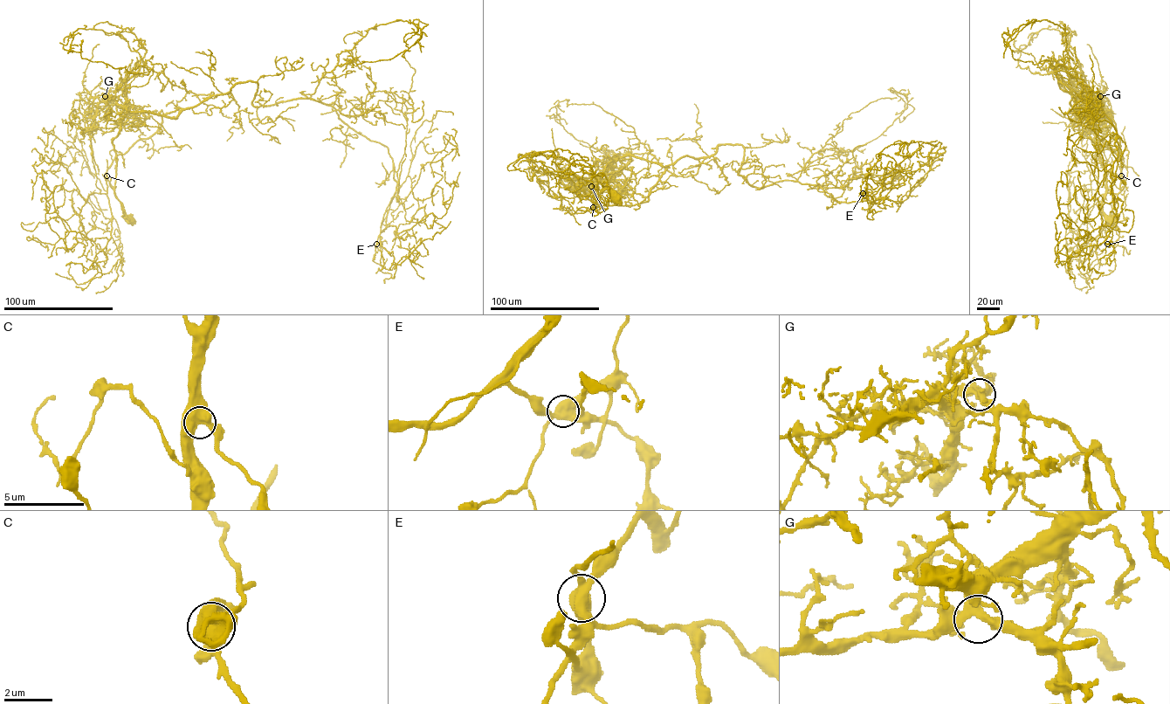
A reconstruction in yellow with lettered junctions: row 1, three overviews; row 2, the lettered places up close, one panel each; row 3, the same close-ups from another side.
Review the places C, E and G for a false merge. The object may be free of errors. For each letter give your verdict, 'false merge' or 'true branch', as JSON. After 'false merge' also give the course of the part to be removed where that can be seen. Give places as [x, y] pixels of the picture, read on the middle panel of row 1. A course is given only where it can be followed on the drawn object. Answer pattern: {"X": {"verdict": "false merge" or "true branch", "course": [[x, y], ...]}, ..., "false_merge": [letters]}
{"C": {"verdict": "true branch"}, "E": {"verdict": "false merge", "course": [[863, 193], [865, 198], [877, 191]]}, "G": {"verdict": "true branch"}, "false_merge": ["E"]}

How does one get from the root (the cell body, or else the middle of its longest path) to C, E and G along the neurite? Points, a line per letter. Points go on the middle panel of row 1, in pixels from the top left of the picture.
C: (615, 199), (609, 188), (601, 192), (598, 179), (612, 161), (616, 189), (629, 201), (624, 205), (593, 207)
E: (615, 199), (598, 179), (614, 159), (666, 166), (735, 144), (753, 186), (884, 197), (863, 193)
G: (615, 199), (609, 188), (601, 192), (602, 186), (598, 179), (604, 167), (612, 161), (610, 167), (591, 186)

